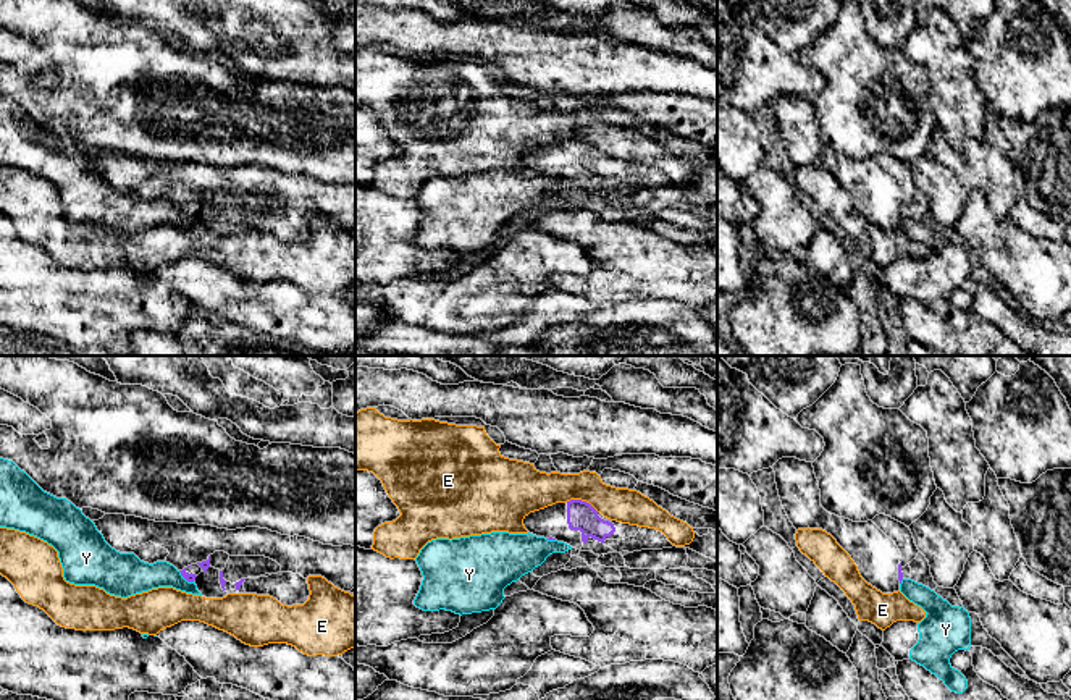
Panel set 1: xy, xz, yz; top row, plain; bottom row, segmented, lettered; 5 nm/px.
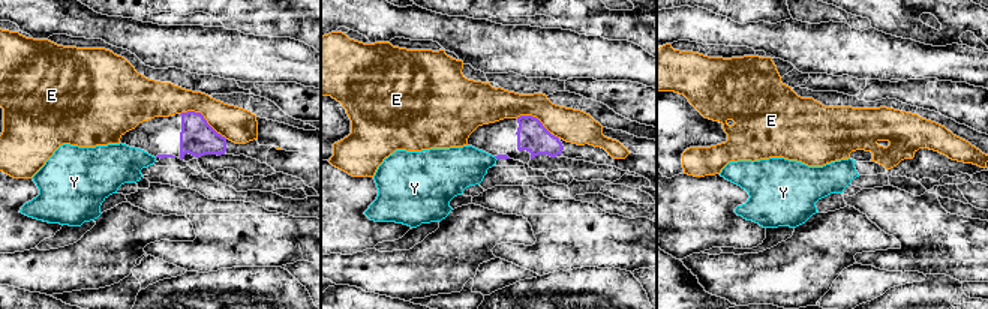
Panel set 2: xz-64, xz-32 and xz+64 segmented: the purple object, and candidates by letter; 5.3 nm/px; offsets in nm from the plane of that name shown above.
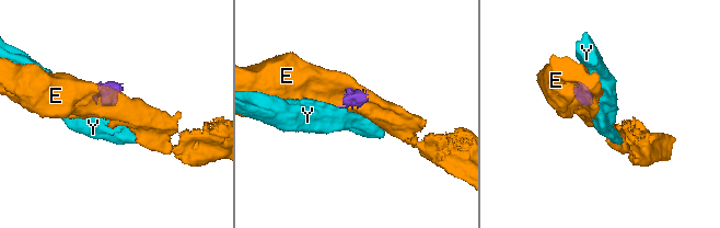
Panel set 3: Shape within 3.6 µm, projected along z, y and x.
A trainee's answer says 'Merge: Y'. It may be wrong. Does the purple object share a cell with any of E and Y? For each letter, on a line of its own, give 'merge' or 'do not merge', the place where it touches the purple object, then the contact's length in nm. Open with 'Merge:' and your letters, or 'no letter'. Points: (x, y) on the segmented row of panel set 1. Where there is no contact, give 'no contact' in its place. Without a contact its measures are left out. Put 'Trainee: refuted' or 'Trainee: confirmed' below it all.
Merge: no letter
E: do not merge; meets purple in xz at (580, 500); contact 180 nm long
Y: do not merge; meets purple in xy at (186, 579); contact 100 nm long
Trainee: refuted

